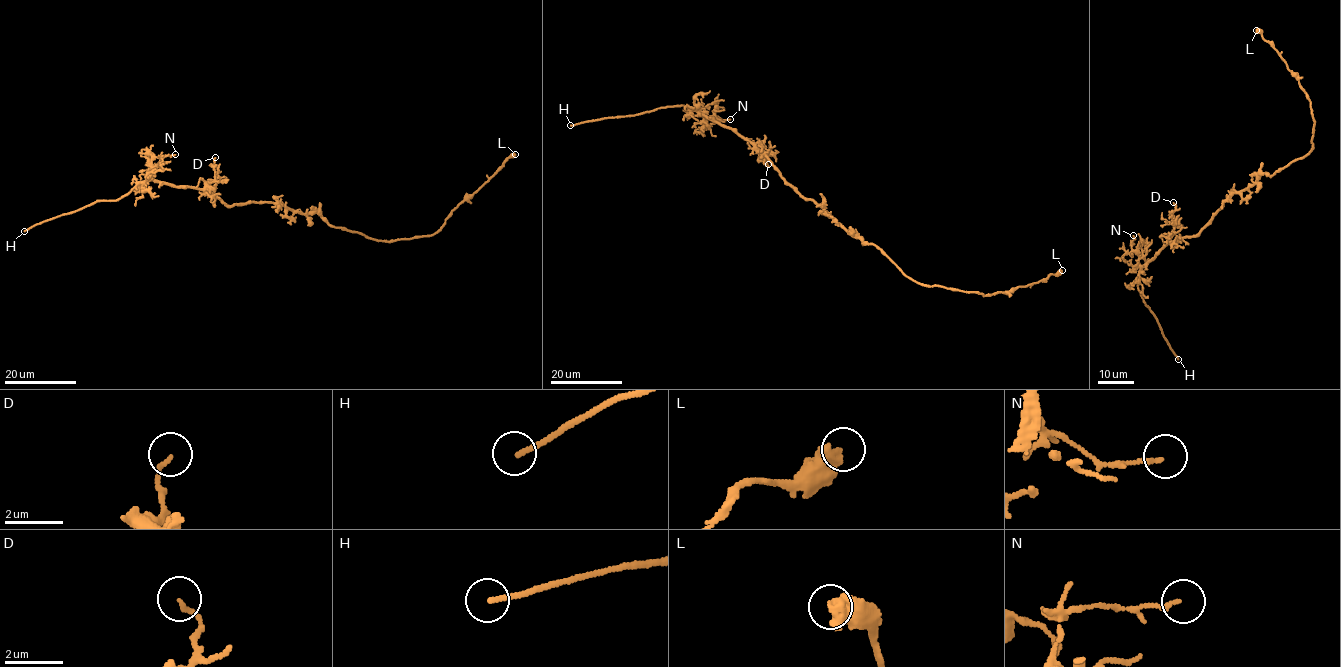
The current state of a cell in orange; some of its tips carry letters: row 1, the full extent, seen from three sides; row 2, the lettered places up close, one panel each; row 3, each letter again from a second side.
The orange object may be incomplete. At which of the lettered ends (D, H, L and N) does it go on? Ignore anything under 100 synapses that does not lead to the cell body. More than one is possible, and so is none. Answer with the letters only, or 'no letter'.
H

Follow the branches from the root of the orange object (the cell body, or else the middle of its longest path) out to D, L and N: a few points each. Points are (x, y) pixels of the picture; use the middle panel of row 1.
D: (823, 209), (801, 197), (755, 145), (768, 164)
L: (823, 209), (862, 242), (875, 244), (906, 276), (924, 285), (941, 285), (986, 296), (1037, 282), (1062, 270)
N: (823, 209), (801, 197), (772, 161), (751, 143), (703, 115), (708, 118), (715, 114), (723, 120), (730, 119)

